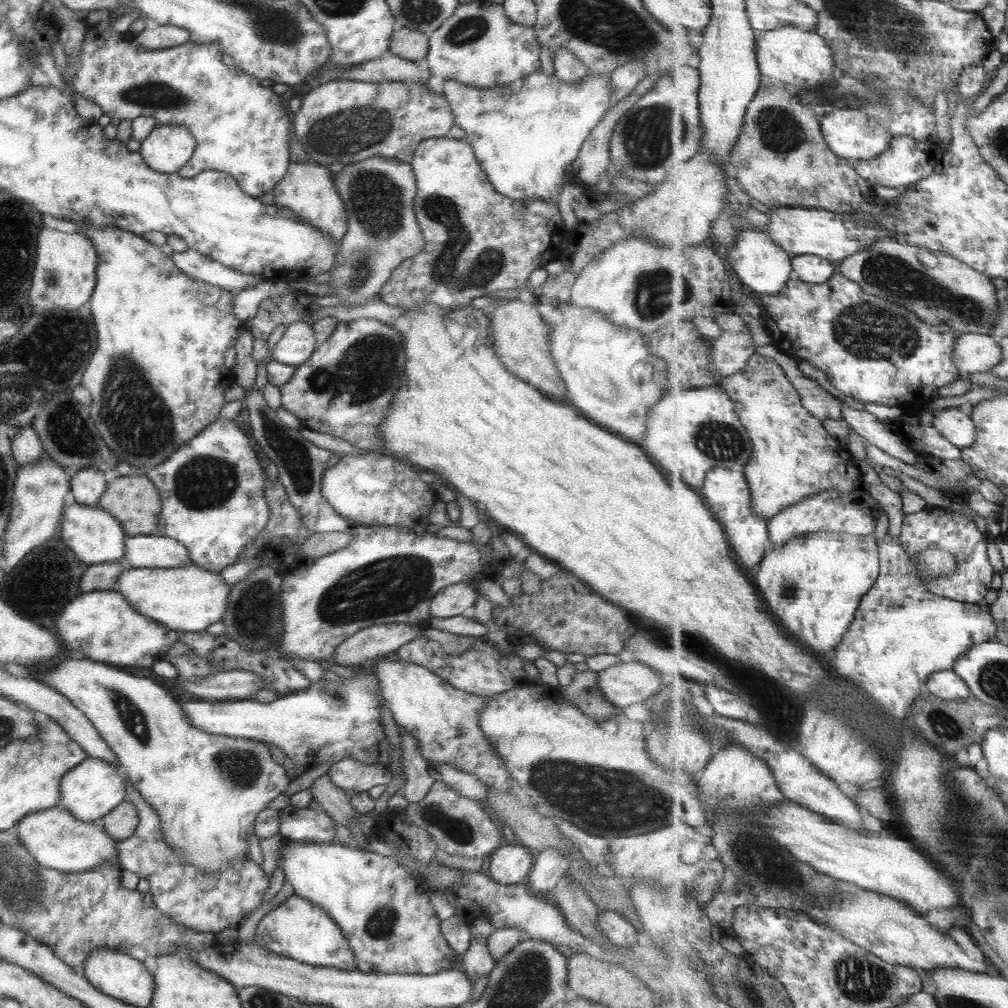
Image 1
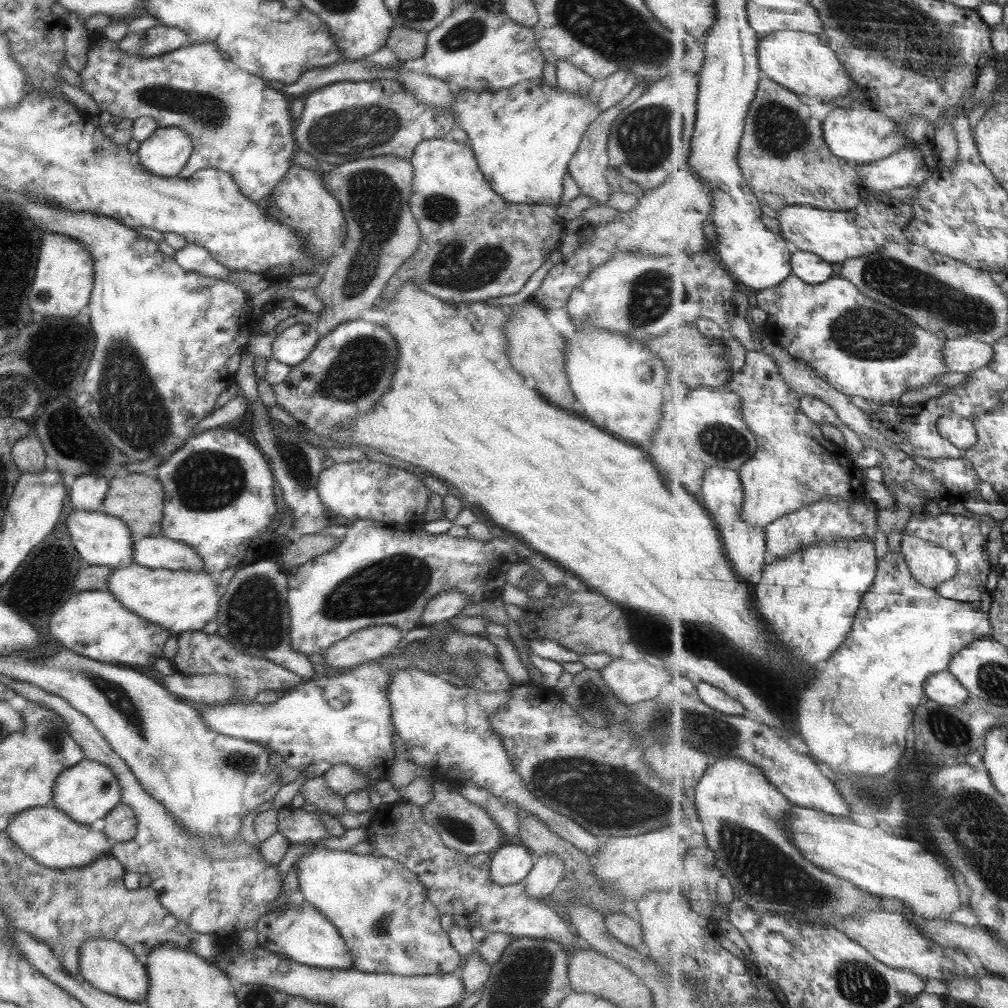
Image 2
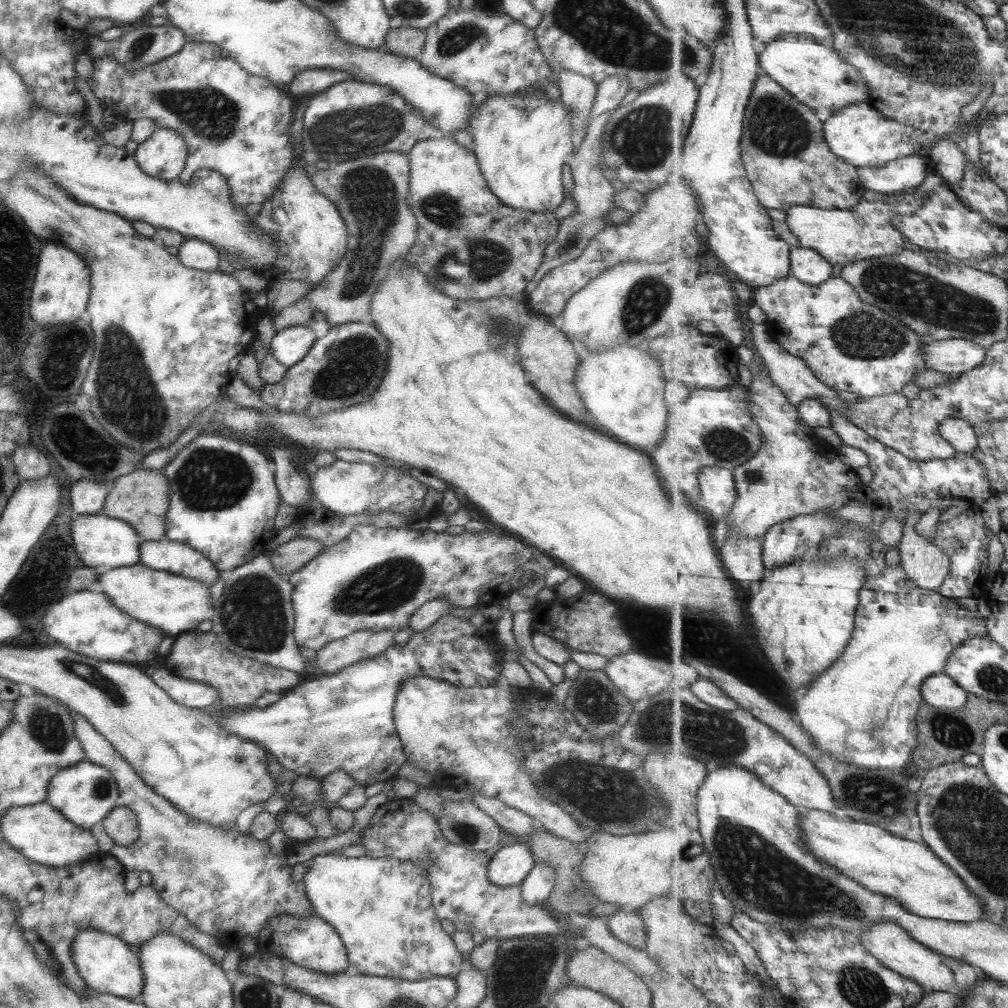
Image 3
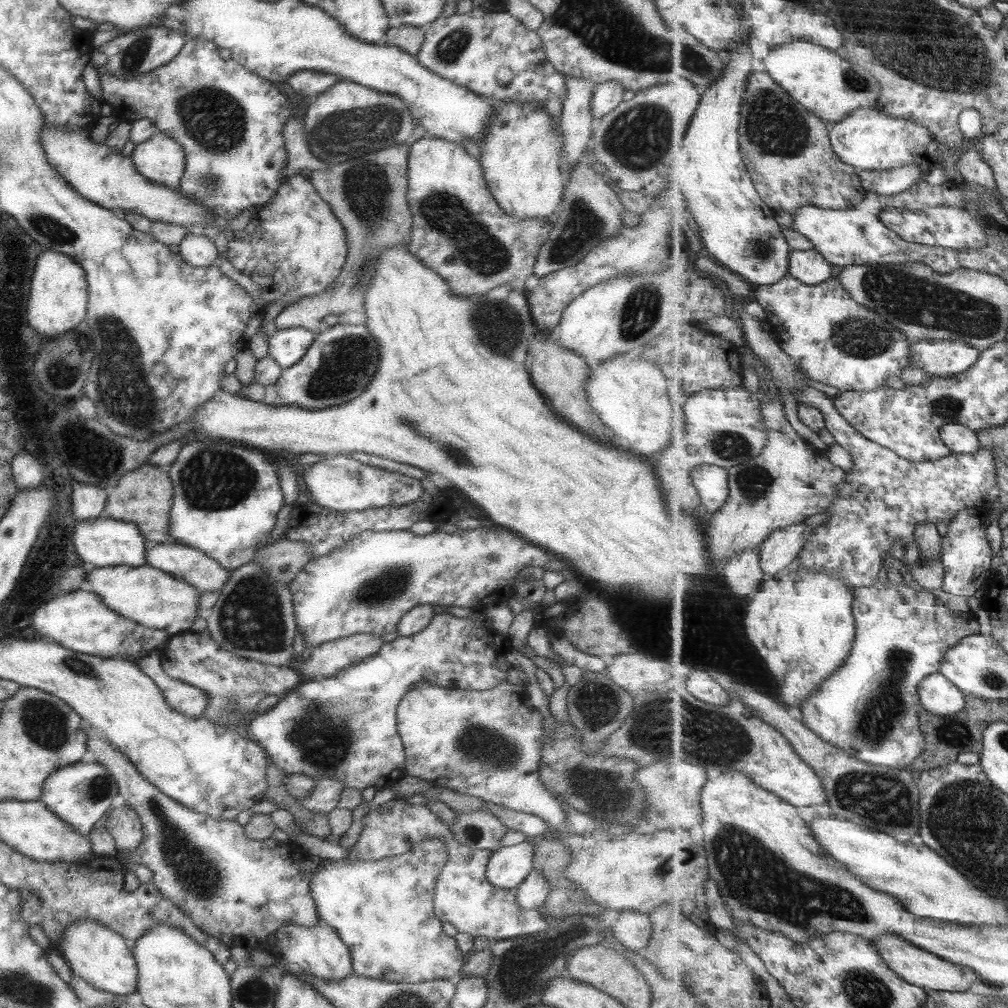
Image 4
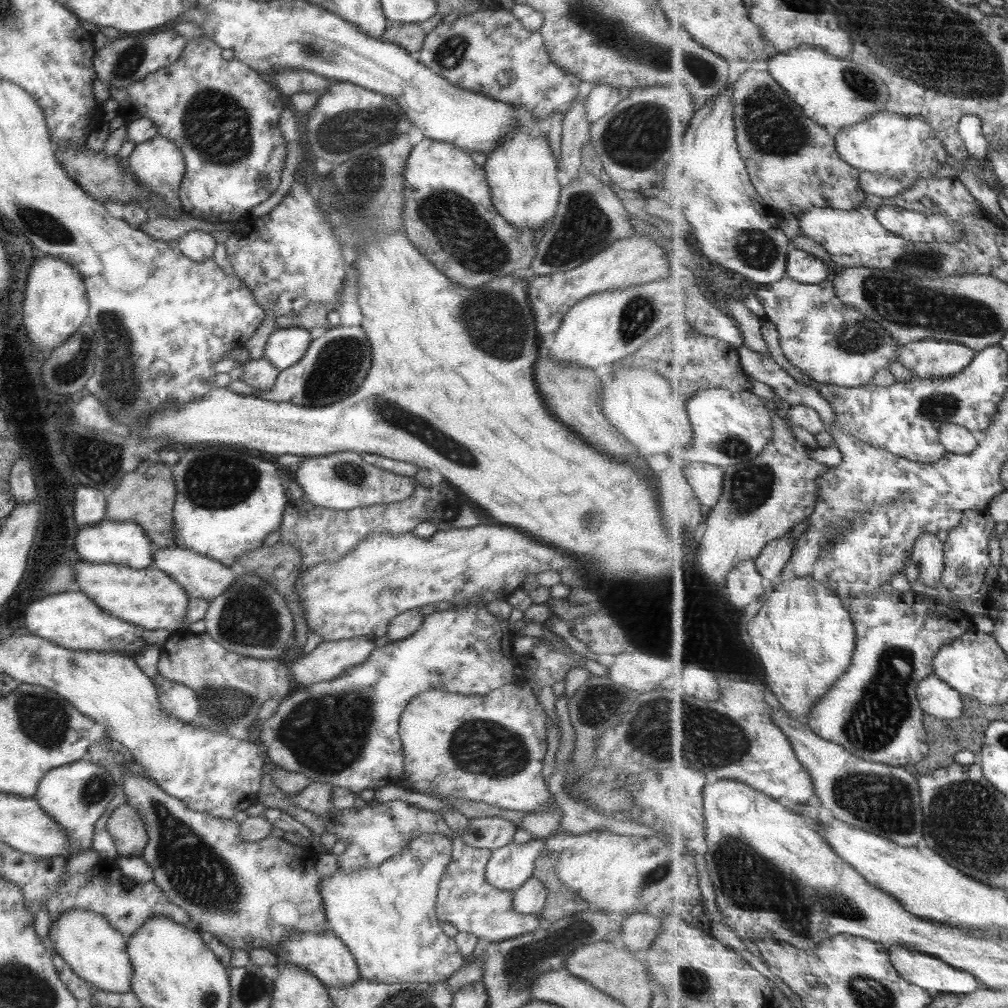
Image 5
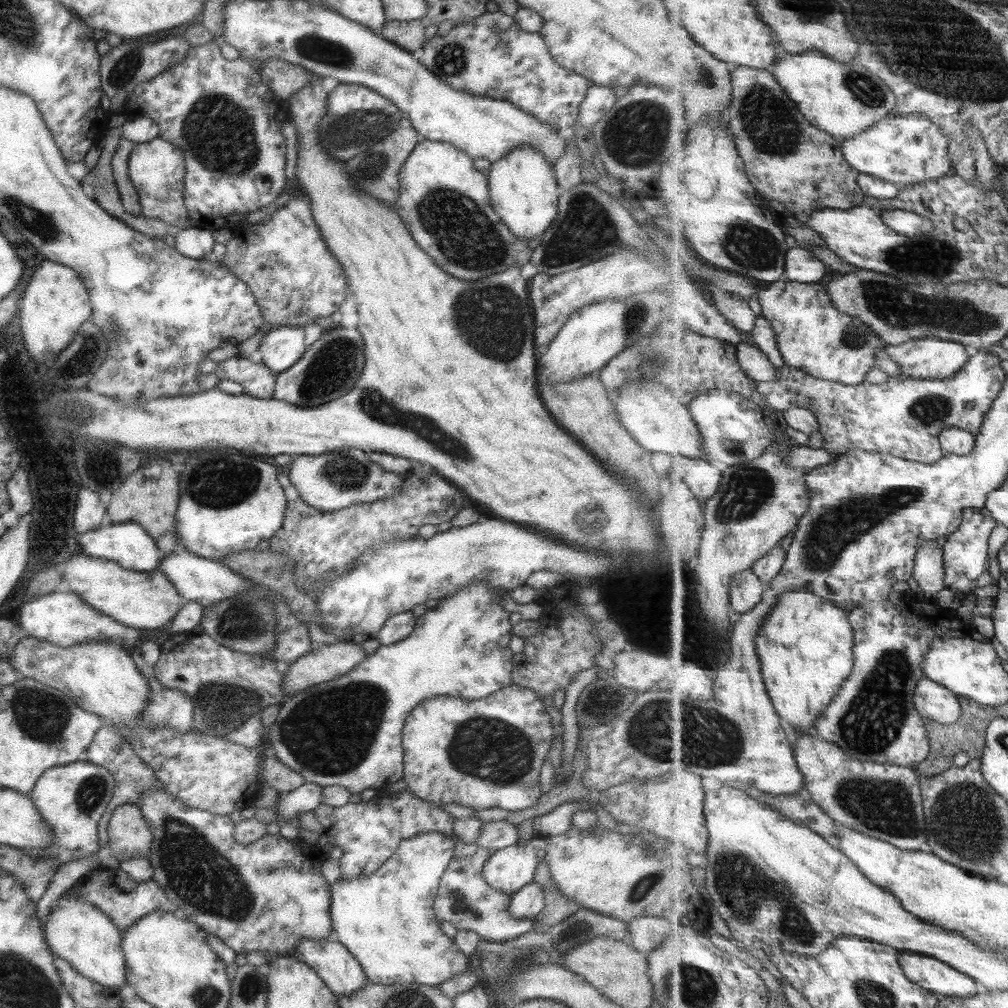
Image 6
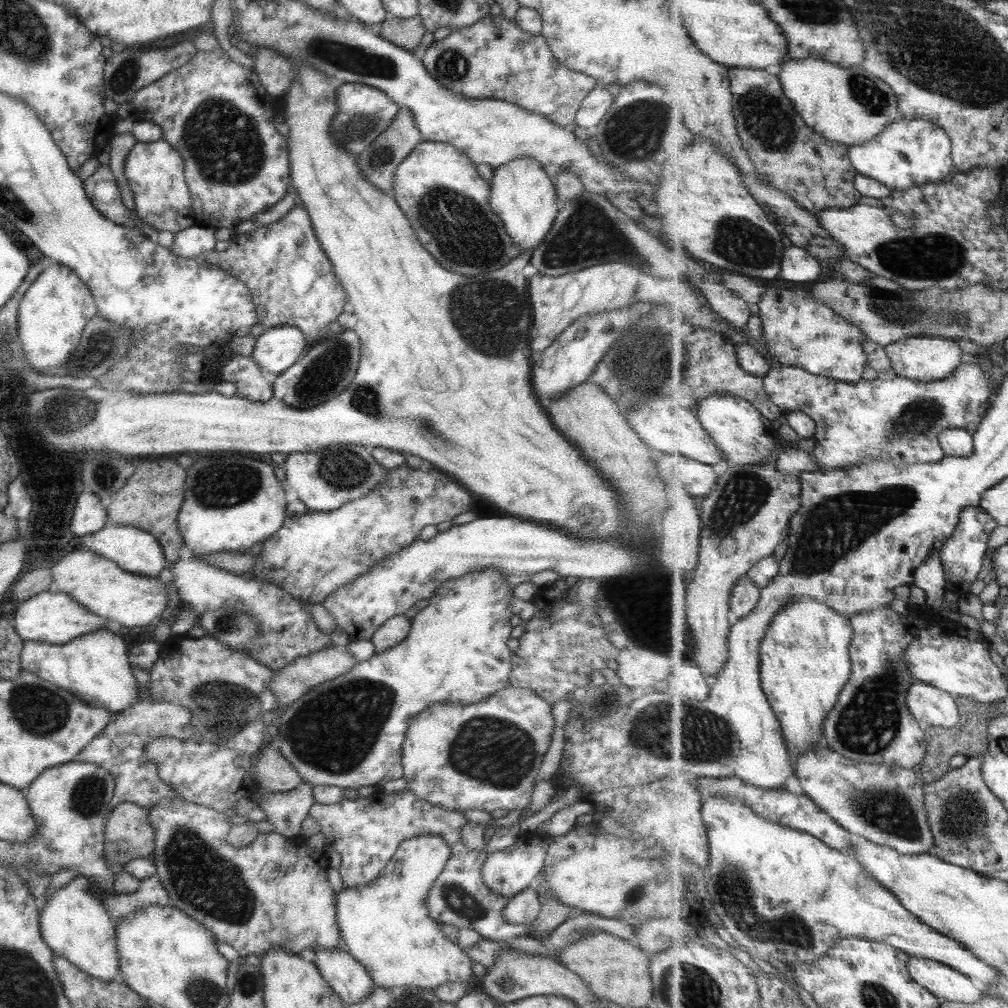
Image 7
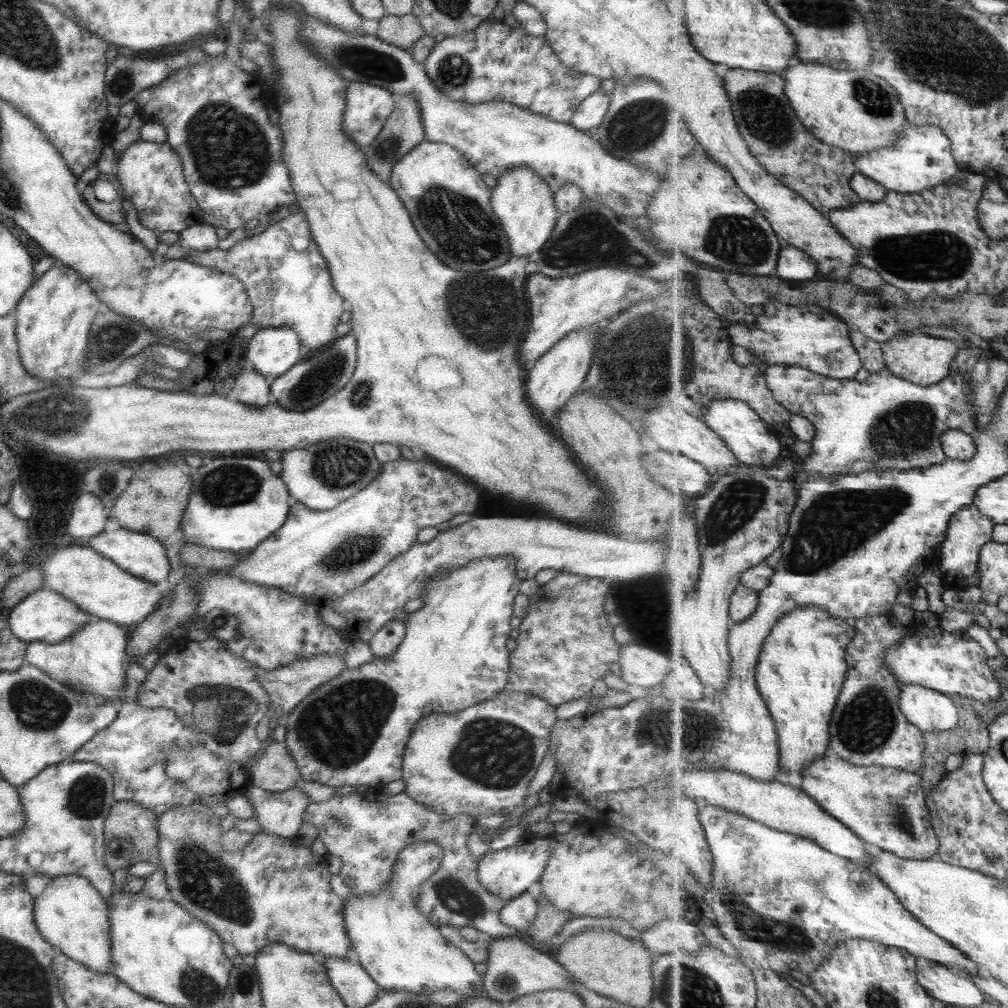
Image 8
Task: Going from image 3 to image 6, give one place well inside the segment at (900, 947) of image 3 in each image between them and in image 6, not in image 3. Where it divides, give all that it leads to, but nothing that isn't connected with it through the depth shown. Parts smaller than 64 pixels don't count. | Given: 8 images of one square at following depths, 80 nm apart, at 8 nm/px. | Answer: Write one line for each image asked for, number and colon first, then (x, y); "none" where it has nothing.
4: (929, 971)
5: (933, 974)
6: (938, 977)

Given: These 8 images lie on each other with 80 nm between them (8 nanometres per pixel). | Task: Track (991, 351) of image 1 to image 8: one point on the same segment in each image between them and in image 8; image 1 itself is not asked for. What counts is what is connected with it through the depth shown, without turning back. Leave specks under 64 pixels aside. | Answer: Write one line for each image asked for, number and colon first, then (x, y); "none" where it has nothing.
2: (967, 354)
3: (956, 356)
4: (946, 358)
5: (932, 358)
6: (932, 358)
7: (925, 358)
8: (926, 360)

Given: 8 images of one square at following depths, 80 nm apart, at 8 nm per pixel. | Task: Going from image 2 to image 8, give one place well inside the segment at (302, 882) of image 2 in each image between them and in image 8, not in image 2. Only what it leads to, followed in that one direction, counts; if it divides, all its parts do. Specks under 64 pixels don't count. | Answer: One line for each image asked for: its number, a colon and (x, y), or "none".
3: (380, 907)
4: (382, 910)
5: (385, 916)
6: (385, 921)
7: (384, 925)
8: (398, 948)

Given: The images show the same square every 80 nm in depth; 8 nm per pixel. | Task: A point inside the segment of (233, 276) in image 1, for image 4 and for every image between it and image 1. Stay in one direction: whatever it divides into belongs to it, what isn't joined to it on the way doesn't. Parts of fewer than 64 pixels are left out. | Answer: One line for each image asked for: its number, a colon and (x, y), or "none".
2: (194, 258)
3: (193, 253)
4: (198, 250)

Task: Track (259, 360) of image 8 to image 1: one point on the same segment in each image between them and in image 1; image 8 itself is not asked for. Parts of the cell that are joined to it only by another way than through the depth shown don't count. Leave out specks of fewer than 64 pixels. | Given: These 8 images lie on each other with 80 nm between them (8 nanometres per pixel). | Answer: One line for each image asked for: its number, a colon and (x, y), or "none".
1: (297, 342)
2: (291, 346)
3: (288, 345)
4: (286, 346)
5: (284, 347)
6: (280, 347)
7: (275, 349)

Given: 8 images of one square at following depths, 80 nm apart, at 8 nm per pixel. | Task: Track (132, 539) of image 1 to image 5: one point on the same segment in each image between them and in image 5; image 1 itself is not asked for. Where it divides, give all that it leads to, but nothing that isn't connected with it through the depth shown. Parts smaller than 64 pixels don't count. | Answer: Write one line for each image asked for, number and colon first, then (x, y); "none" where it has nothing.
2: (158, 552)
3: (172, 557)
4: (204, 574)
5: (201, 577)

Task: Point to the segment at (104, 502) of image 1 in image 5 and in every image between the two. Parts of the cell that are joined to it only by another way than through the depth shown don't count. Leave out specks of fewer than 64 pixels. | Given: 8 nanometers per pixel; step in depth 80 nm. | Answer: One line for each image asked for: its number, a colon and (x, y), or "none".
2: (136, 499)
3: (140, 498)
4: (143, 496)
5: (145, 499)

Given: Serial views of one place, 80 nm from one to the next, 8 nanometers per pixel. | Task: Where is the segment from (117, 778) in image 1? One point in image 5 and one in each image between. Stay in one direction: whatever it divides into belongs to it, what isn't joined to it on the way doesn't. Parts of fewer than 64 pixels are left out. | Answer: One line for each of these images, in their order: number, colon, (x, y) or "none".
2: (87, 791)
3: (83, 793)
4: (79, 793)
5: (75, 795)

